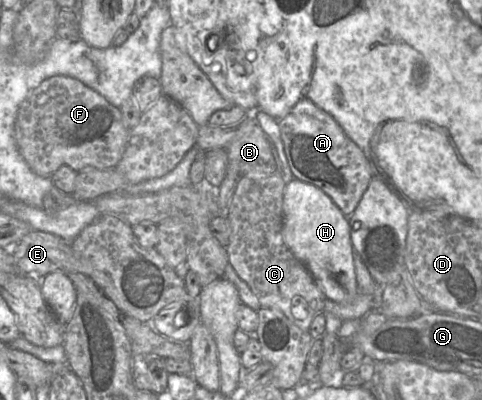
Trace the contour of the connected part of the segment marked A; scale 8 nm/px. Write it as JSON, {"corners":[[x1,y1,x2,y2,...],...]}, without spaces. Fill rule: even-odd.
{"corners":[[299,102,276,120,294,178,321,189,345,216,350,216,373,178,367,156,327,112,312,102]]}

